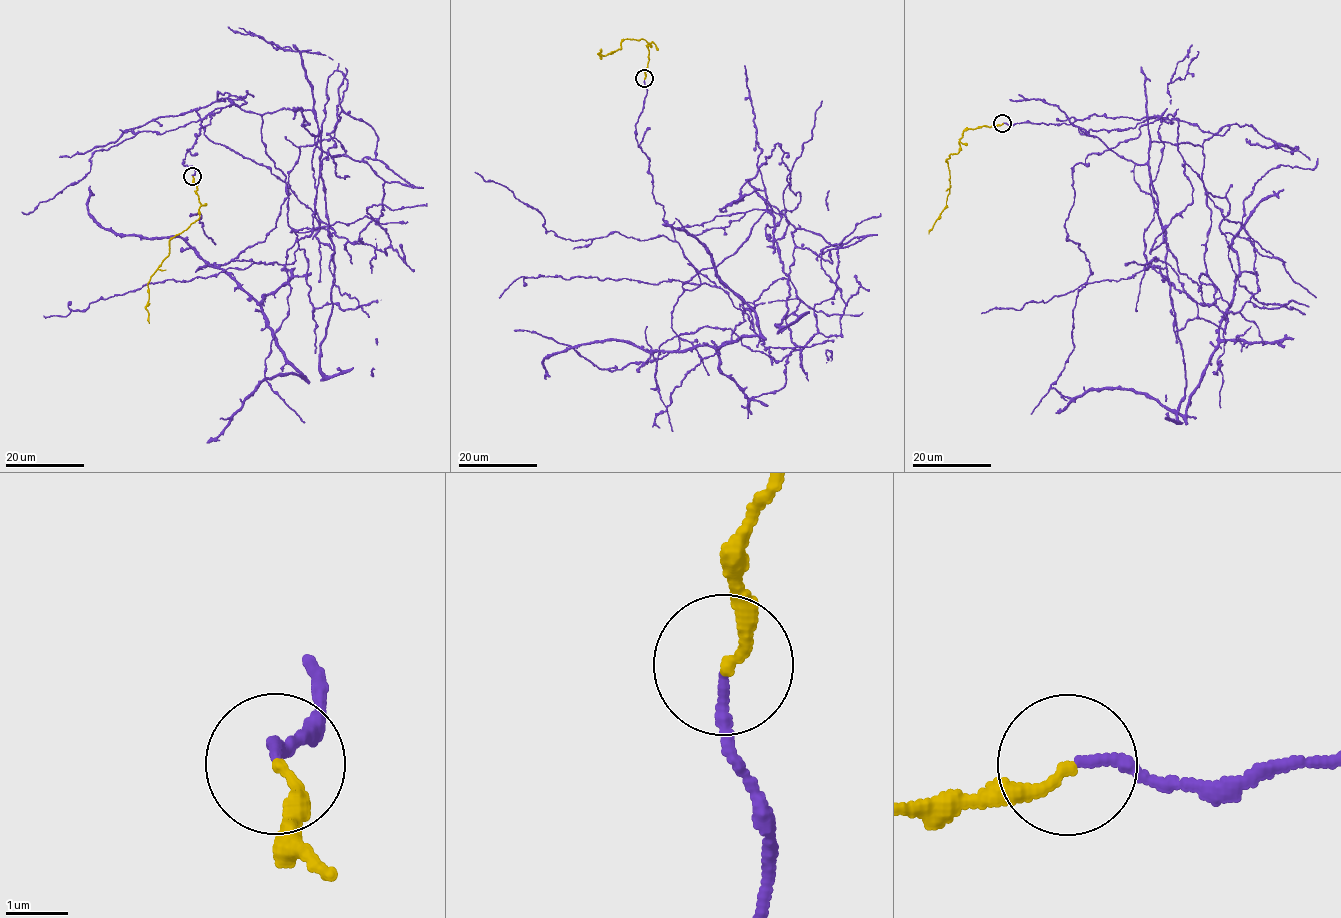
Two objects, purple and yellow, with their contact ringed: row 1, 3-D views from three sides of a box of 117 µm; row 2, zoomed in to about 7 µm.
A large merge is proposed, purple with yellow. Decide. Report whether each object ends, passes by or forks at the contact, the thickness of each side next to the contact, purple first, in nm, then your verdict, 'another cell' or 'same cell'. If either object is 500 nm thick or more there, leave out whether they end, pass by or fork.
purple ends | yellow ends | 170/180 nm | same cell

